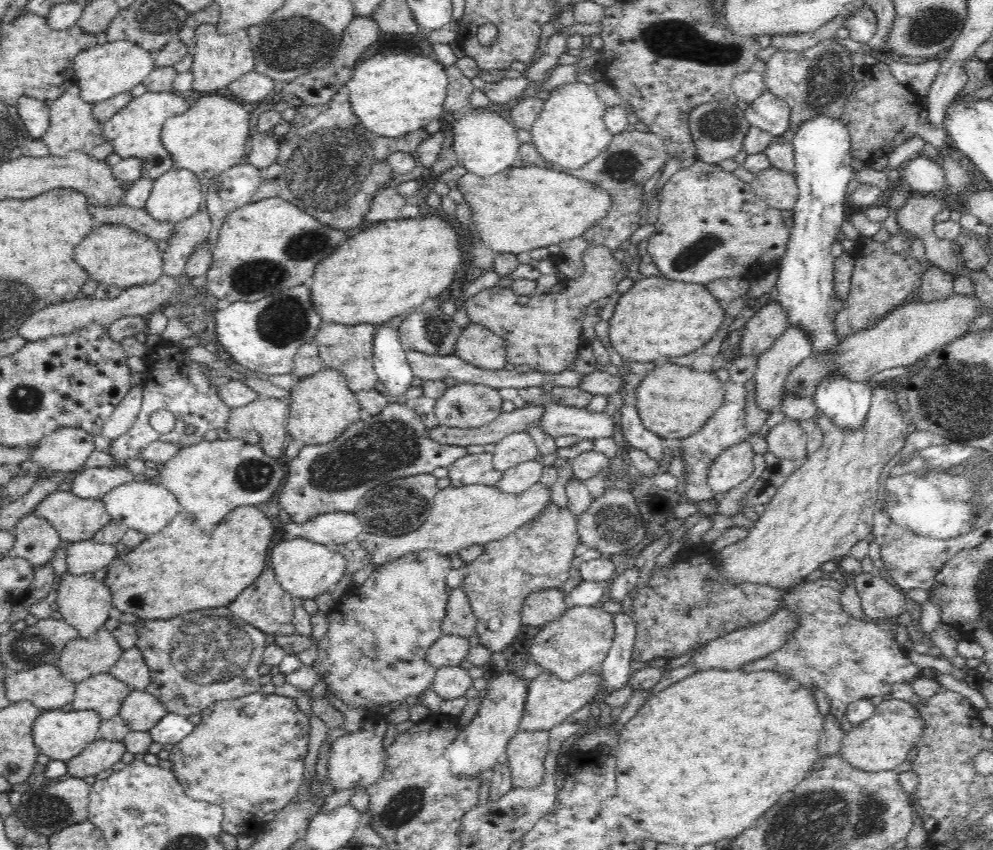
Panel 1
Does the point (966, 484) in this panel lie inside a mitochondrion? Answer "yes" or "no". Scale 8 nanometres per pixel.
yes

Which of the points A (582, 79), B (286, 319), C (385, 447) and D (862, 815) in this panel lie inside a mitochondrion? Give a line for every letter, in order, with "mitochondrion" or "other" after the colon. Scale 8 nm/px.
A: other
B: mitochondrion
C: mitochondrion
D: mitochondrion

